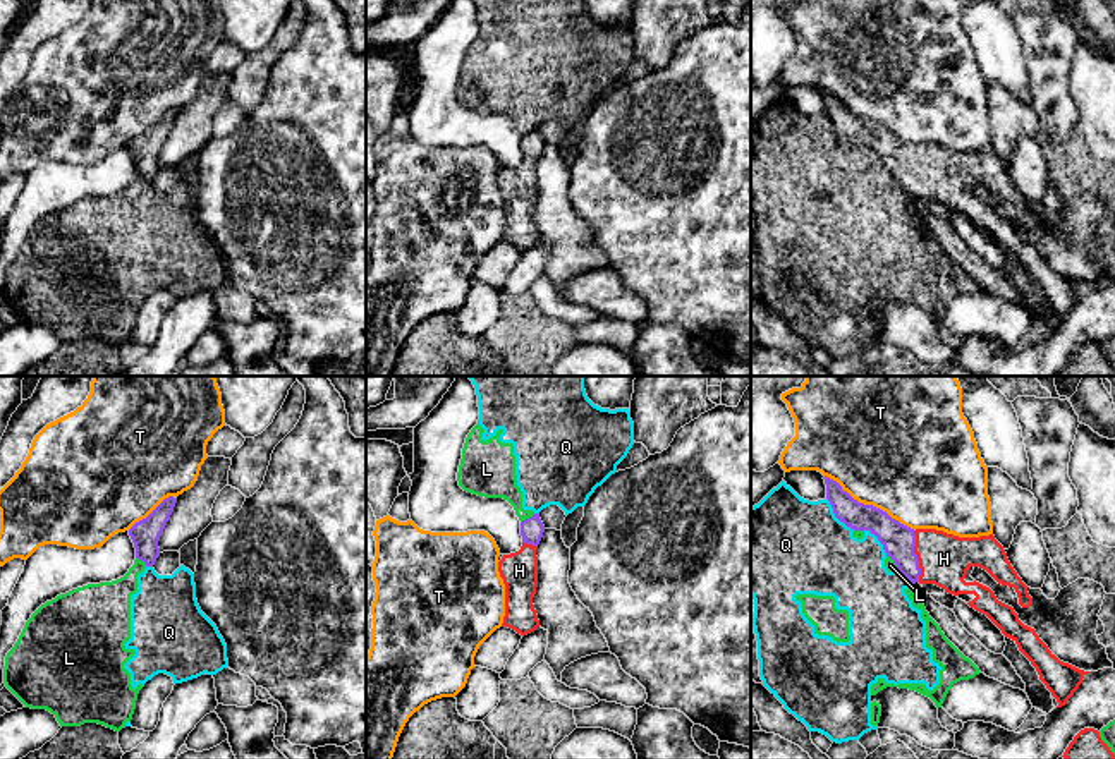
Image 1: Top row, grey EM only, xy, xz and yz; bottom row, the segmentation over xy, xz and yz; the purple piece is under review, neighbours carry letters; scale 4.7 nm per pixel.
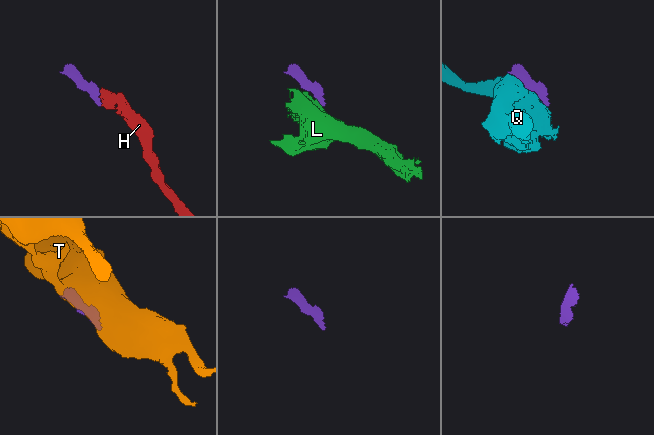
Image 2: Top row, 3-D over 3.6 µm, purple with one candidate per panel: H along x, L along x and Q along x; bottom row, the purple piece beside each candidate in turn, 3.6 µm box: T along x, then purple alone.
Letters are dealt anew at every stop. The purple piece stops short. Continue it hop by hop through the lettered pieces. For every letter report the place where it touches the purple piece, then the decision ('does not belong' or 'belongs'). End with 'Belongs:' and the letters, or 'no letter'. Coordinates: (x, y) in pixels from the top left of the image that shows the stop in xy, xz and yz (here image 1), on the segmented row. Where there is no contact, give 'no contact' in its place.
H: contact yz (916, 557); belongs
L: contact xz (530, 517); does not belong
Q: contact yz (837, 517); does not belong
T: contact yz (870, 505); does not belong
Belongs: H

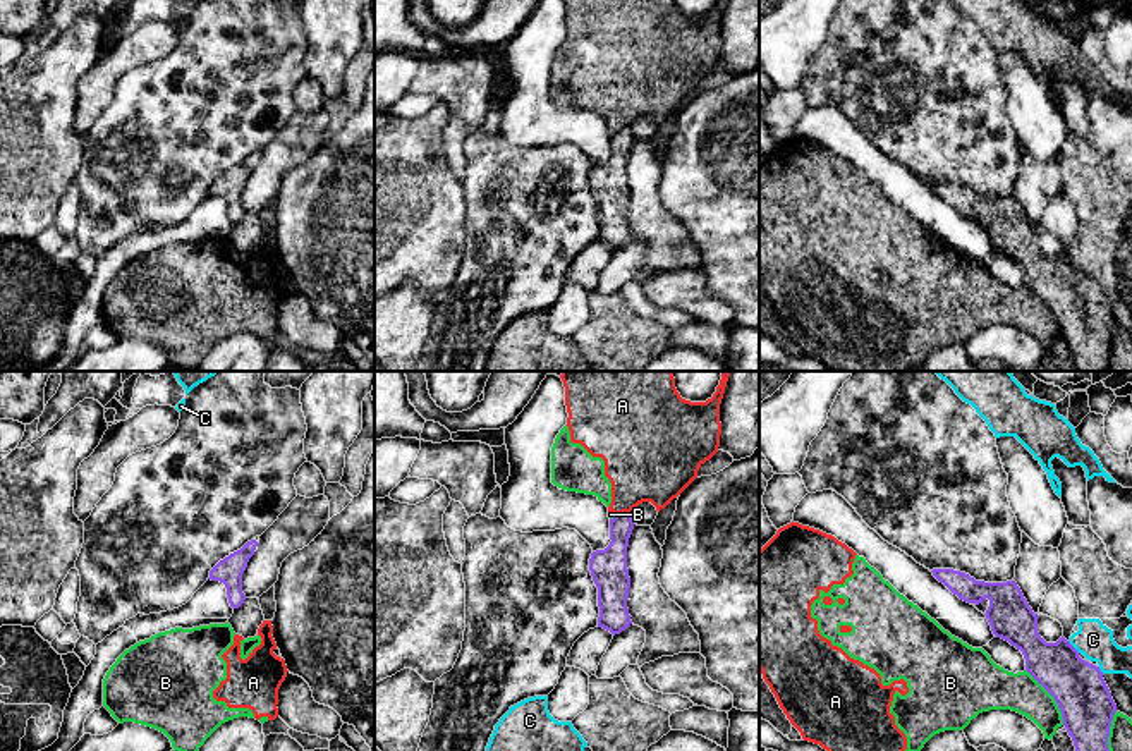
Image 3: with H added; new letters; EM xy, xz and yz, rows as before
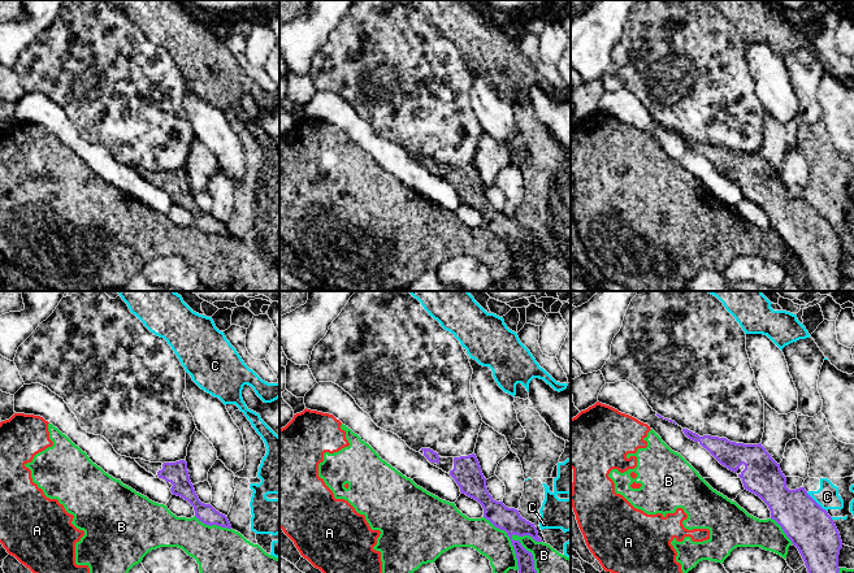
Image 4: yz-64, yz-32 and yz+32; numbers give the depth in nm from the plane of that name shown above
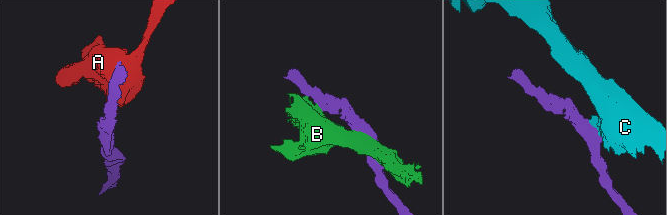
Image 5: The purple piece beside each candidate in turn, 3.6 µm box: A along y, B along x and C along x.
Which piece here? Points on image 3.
A: contact xz (624, 512); does not belong
B: contact yz (1052, 695); does not belong
C: contact yz (1072, 647); does not belong
Belongs: no letter

